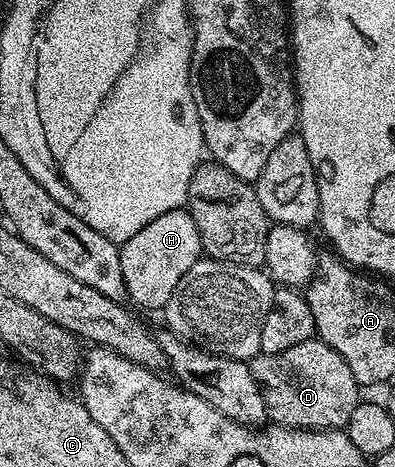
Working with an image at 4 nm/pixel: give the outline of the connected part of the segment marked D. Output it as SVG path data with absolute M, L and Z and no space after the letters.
M317 337L297 343L286 351L259 354L249 364L265 399L268 418L276 425L289 426L291 429L343 429L360 403L361 387L353 378L349 365Z

